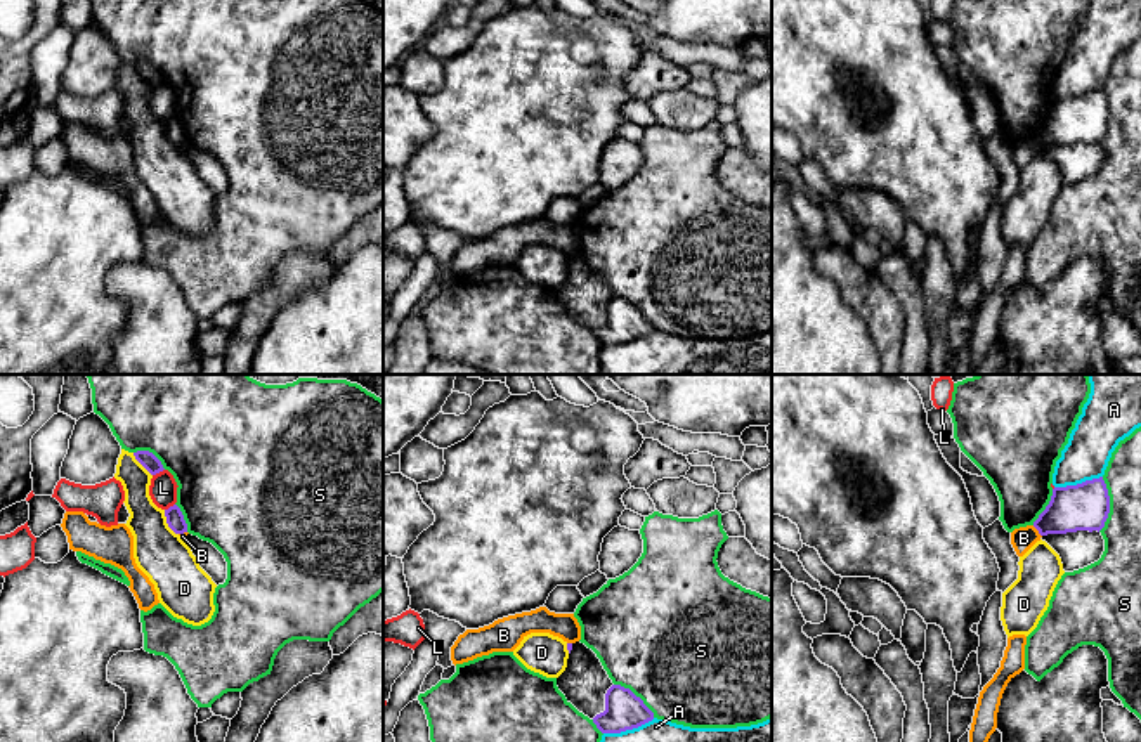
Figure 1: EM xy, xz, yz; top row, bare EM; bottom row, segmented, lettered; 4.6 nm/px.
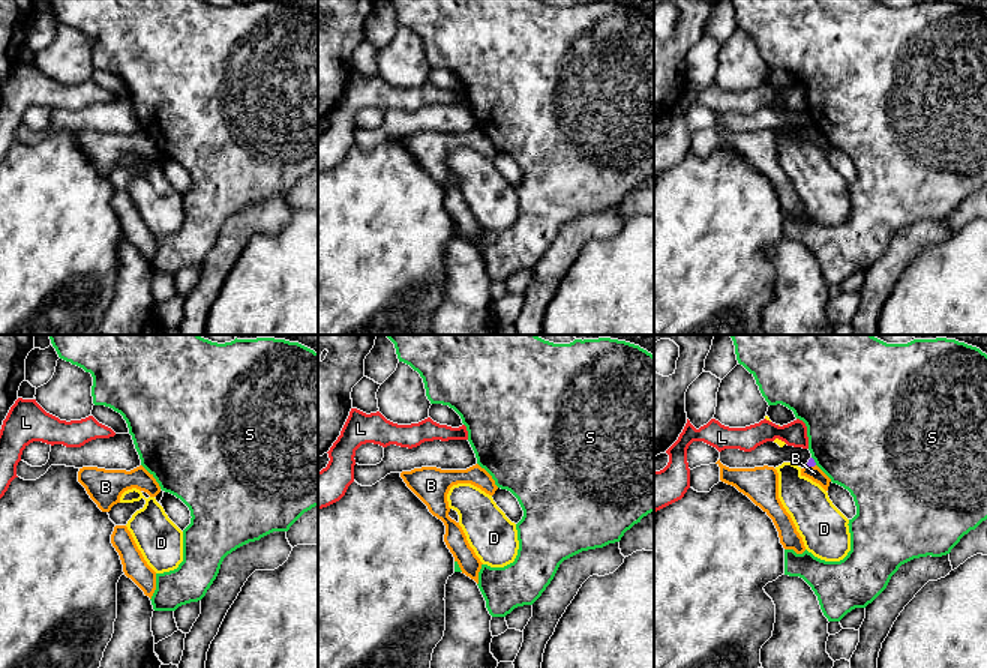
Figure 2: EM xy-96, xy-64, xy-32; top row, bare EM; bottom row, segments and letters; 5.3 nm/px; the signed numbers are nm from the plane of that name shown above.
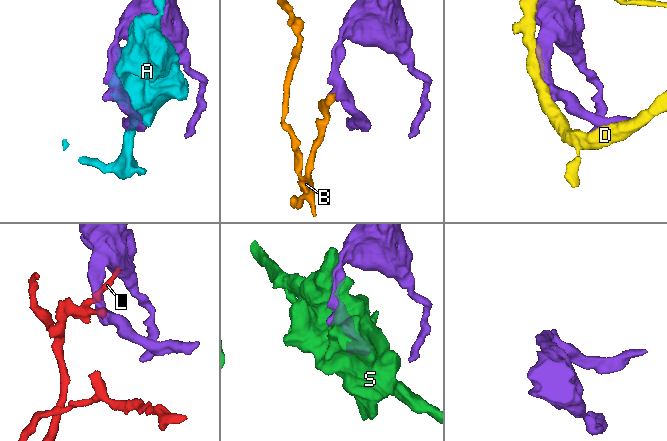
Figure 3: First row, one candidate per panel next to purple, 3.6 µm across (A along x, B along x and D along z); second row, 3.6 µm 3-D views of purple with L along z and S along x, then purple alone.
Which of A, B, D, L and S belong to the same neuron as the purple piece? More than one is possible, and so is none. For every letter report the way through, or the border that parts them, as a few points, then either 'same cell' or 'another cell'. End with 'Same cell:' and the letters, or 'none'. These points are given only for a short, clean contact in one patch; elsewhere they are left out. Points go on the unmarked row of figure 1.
A: another cell
B: along yz (1032, 137), (1041, 148) | another cell
D: another cell
L: along xy (163, 80), (153, 87) | another cell
S: another cell
Same cell: none

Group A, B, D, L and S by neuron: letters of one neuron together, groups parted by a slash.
A / B / D / L / S

